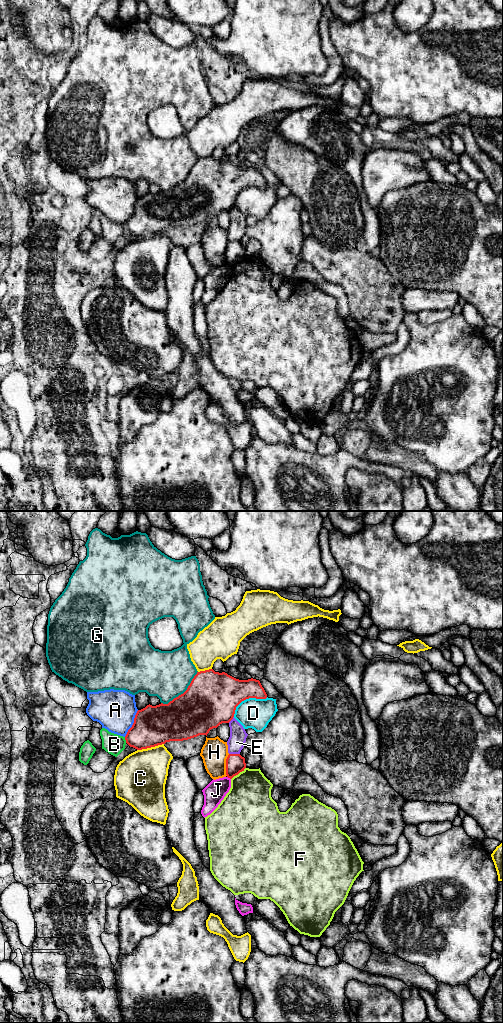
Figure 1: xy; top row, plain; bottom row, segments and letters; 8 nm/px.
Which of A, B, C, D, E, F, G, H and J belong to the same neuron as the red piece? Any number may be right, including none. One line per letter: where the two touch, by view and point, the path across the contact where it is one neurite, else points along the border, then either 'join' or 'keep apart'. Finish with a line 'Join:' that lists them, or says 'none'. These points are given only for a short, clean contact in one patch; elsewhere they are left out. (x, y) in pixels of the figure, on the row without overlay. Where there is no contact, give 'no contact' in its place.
A: meets red in xy at (133, 211); keep apart
B: meets red in xy at (125, 227); keep apart
C: meets red in xy at (150, 235); keep apart
D: meets red in xy at (247, 186); border along xy (267, 185), (244, 187), (236, 195), (233, 204); keep apart
E: meets red in xy at (234, 242); keep apart
F: meets red in xy at (238, 261); keep apart
G: meets red in xy at (183, 181); keep apart
H: meets red in xy at (226, 253); keep apart
J: meets red in xy at (229, 265); border along xy (227, 264), (230, 267); keep apart
Join: none

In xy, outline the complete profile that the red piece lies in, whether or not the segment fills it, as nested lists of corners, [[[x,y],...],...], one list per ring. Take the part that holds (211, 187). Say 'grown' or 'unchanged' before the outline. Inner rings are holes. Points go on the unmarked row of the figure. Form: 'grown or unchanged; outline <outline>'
unchanged; outline [[[213,157],[197,160],[187,178],[168,192],[149,192],[138,198],[134,211],[125,224],[126,231],[130,235],[142,238],[170,229],[188,228],[199,223],[207,224],[211,217],[222,211],[229,211],[234,205],[236,195],[249,186],[267,186],[259,168],[239,168]]]

